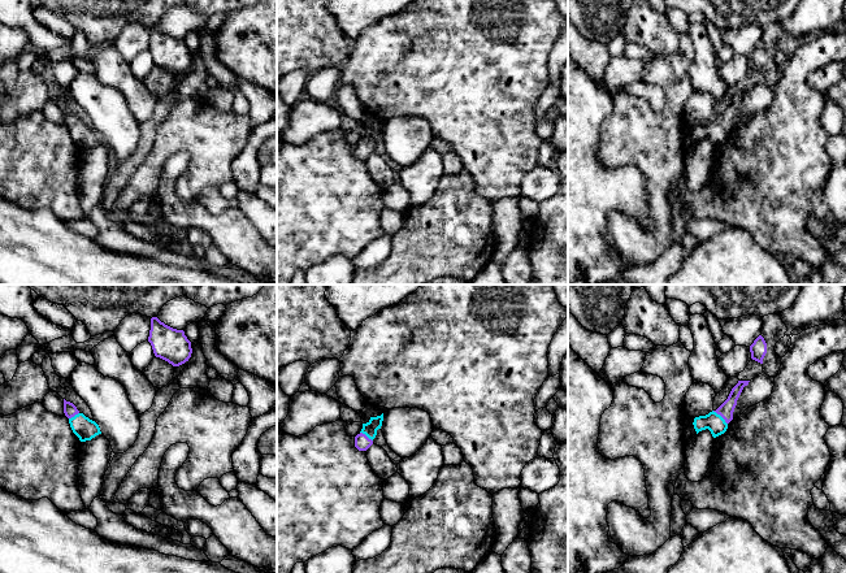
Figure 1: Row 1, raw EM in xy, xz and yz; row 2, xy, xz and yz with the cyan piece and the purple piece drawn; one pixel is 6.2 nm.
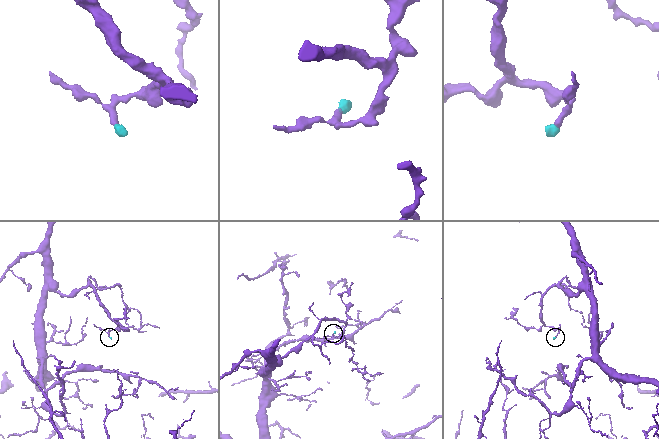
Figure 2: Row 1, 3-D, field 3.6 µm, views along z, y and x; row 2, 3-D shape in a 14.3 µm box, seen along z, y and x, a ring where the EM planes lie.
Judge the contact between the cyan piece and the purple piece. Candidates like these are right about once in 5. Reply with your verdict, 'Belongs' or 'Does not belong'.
Belongs

